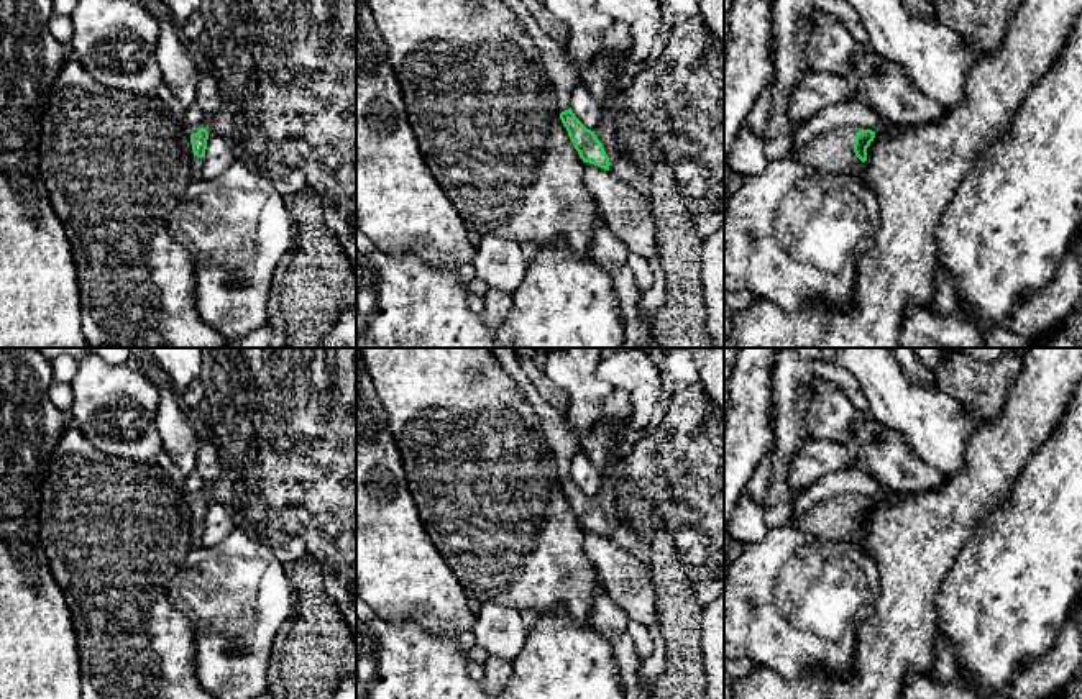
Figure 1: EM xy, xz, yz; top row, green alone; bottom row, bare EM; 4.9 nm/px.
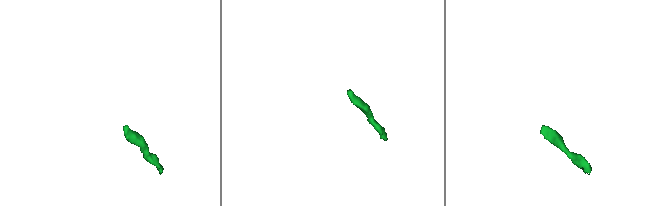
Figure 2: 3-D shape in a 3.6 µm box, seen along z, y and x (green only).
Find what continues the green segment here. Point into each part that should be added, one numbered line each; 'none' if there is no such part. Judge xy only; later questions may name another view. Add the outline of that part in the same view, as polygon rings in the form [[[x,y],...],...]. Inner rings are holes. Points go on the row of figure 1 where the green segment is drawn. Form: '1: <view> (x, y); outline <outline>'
1: xy (197, 164); outline [[[194,153],[190,156],[190,174],[194,179],[202,177],[202,169],[205,166],[205,158],[197,158]]]

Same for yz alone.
1: yz (833, 151); outline [[[834,128],[816,136],[803,148],[791,144],[788,158],[819,172],[844,172],[859,179],[865,171],[865,162],[854,153],[855,133],[859,130],[862,128]]]

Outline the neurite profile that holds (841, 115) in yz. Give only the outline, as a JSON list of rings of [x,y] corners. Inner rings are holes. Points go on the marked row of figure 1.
[[[860,103],[829,105],[806,120],[793,136],[793,144],[803,148],[816,136],[844,126],[860,126],[864,130],[877,131],[887,130],[890,123],[870,107]]]

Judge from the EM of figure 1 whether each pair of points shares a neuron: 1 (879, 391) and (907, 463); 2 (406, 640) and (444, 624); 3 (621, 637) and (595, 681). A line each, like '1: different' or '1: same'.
1: different
2: different
3: different

